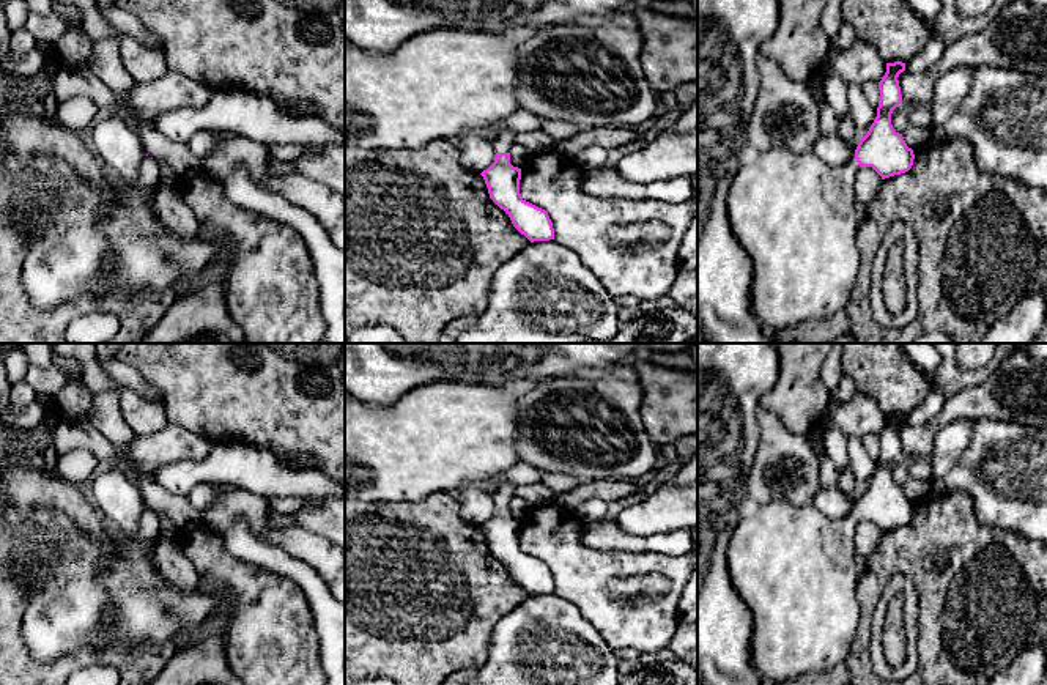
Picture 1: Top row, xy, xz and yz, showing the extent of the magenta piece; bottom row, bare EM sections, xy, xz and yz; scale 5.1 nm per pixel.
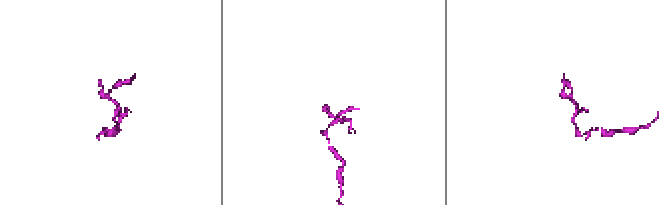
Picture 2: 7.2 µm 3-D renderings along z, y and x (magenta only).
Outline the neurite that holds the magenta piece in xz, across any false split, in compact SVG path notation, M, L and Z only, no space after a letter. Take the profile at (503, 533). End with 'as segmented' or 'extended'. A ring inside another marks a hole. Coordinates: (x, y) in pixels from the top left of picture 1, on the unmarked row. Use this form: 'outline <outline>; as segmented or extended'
outline M501 480L494 488L494 515L480 528L488 540L490 551L504 562L513 579L531 595L554 592L554 581L548 565L520 546L521 521L510 517L510 501L515 487Z; extended

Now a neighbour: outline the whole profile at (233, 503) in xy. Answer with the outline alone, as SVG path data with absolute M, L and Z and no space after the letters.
M219 483L216 502L200 512L203 523L217 532L225 532L239 518L246 518L252 535L261 542L261 534L269 529L272 509L265 496L253 494L231 483Z

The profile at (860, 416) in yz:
M856 392L845 403L836 403L830 398L820 424L838 428L847 438L863 438L880 435L886 425L886 416L872 397Z

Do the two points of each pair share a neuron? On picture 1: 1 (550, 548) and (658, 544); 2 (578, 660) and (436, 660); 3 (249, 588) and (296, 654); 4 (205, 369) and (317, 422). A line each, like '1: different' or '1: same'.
1: different
2: different
3: same
4: same

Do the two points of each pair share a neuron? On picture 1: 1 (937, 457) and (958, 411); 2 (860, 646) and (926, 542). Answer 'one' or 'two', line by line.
1: two
2: one

